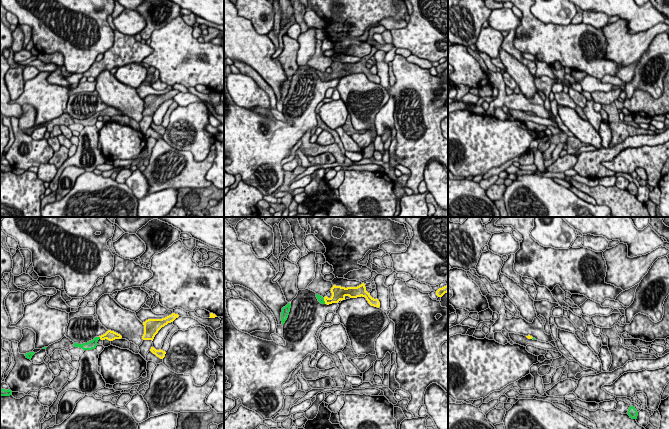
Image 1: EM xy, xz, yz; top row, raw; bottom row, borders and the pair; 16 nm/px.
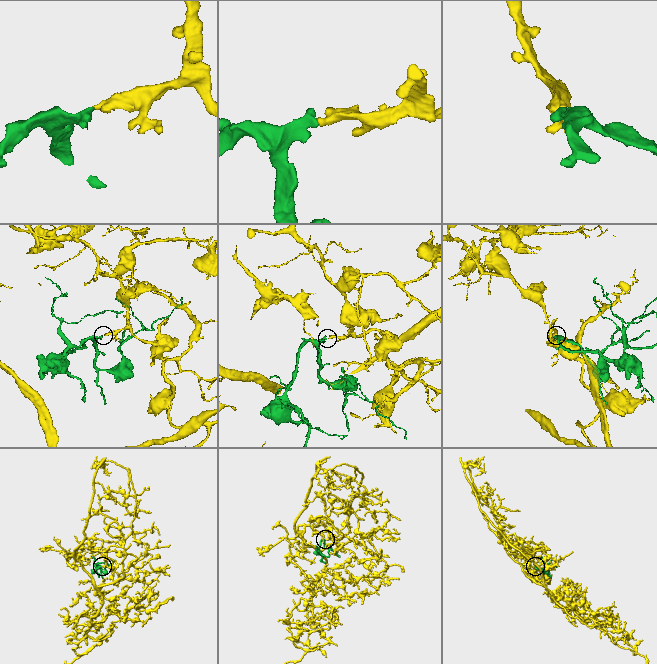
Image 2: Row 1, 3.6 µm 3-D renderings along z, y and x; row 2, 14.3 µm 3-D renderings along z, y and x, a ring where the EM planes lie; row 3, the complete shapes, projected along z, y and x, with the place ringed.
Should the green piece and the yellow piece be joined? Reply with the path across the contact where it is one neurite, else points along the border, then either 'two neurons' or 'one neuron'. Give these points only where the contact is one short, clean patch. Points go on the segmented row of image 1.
across xz (320, 298), (324, 301), (330, 300), (337, 293) | one neuron

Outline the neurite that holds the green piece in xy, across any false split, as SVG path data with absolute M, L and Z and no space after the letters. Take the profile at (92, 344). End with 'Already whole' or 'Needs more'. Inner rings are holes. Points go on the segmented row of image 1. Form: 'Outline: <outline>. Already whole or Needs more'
Outline: M108 330L105 334L99 336L99 337L95 337L93 340L87 342L87 343L83 343L83 344L78 344L78 343L74 343L74 347L79 347L82 348L84 351L85 350L92 350L95 349L96 346L98 345L97 342L99 339L101 340L109 340L109 341L113 341L115 339L121 339L122 336L114 331Z. Needs more

